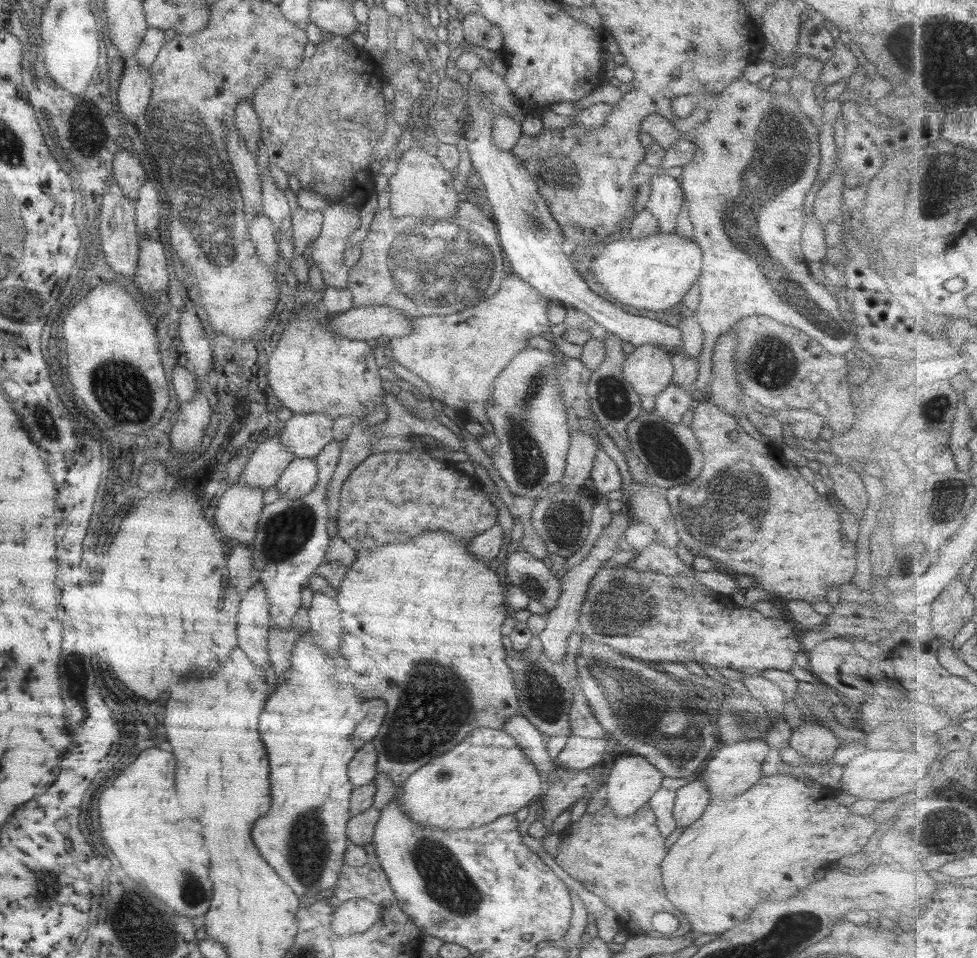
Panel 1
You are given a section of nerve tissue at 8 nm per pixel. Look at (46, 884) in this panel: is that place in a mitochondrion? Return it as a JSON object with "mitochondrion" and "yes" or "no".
{"mitochondrion":"yes"}

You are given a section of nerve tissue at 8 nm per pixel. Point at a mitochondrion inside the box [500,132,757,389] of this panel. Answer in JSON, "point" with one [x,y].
{"point":[560,171]}

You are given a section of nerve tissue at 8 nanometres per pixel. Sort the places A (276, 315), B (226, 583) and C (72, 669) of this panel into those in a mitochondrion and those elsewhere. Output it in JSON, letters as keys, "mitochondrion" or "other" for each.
{"A":"other","B":"other","C":"mitochondrion"}

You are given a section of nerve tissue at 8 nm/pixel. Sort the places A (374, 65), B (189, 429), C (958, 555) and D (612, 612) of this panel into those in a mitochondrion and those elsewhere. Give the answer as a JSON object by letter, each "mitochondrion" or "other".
{"A":"other","B":"other","C":"other","D":"mitochondrion"}

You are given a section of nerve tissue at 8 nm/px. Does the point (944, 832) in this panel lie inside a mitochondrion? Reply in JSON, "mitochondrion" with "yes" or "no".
{"mitochondrion":"yes"}

